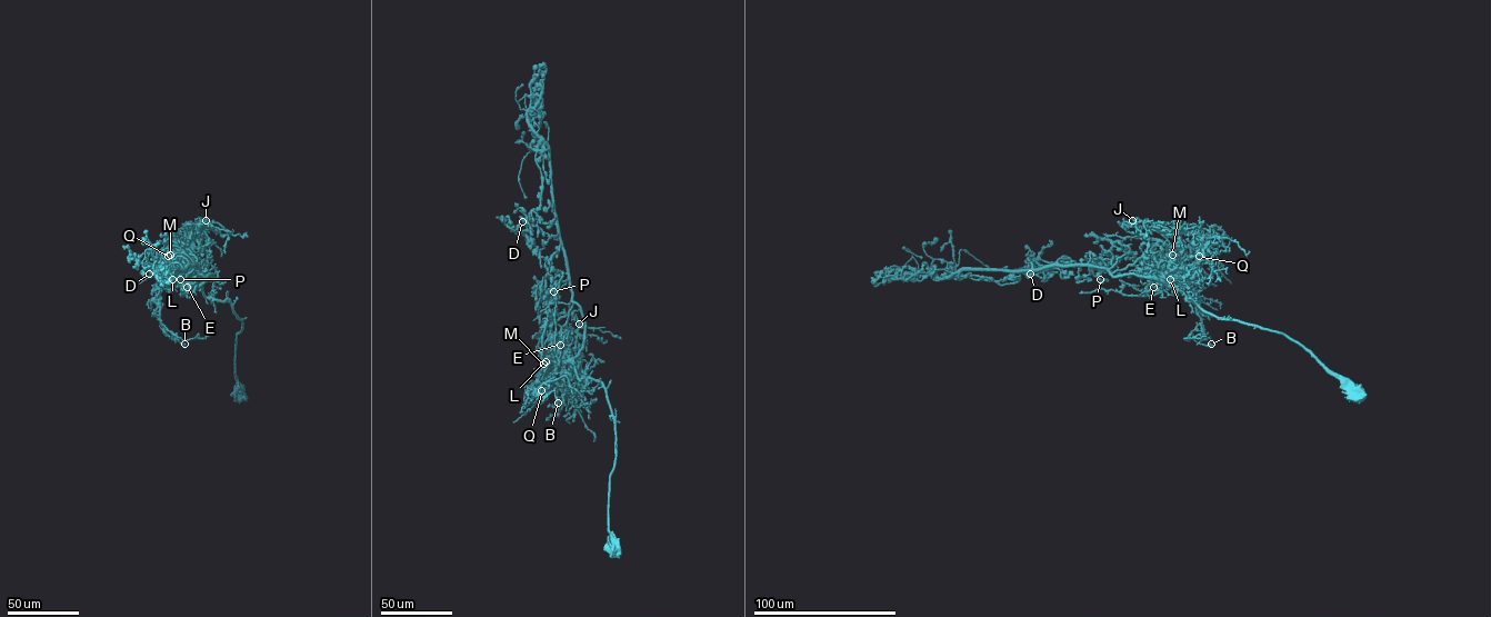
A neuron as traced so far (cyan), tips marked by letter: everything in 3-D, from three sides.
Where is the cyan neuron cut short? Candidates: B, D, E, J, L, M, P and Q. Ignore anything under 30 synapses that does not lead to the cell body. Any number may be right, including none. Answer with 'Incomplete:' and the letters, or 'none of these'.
Incomplete: D

